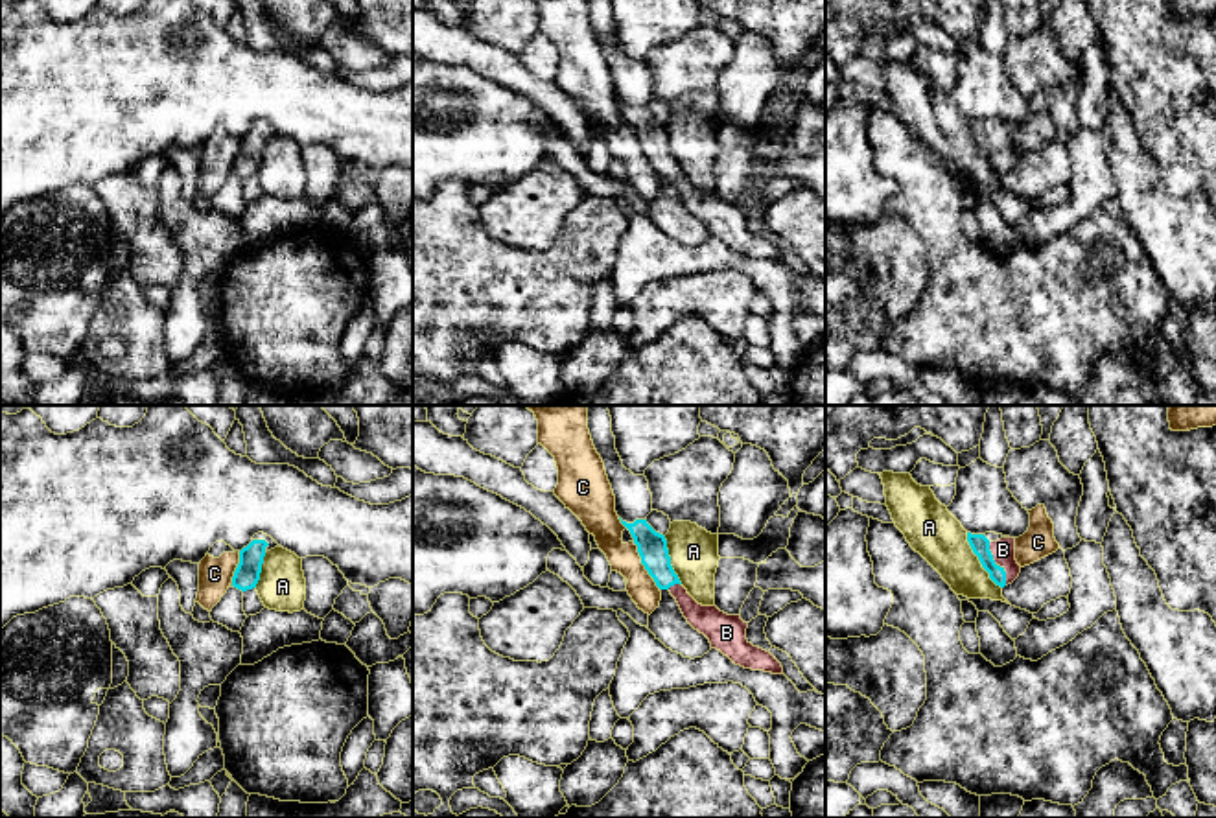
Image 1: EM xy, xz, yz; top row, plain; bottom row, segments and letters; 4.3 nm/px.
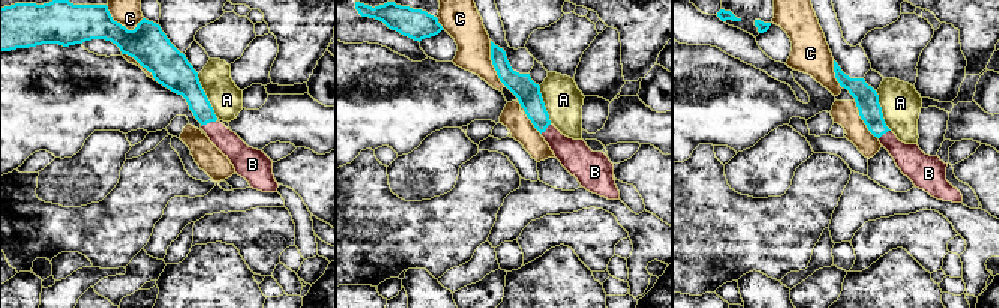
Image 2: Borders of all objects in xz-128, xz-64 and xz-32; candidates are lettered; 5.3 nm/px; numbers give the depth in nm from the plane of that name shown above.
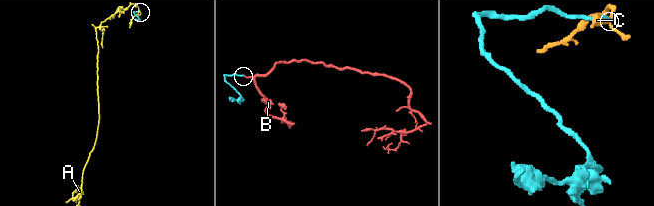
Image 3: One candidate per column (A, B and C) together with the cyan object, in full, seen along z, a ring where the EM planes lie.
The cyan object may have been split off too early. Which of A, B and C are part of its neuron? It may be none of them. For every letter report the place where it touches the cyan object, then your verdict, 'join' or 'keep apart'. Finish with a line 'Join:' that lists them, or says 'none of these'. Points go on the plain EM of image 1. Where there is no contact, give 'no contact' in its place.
A: yz (979, 146) | keep apart
B: yz (995, 151) | join
C: xz (643, 151) | keep apart
Join: B

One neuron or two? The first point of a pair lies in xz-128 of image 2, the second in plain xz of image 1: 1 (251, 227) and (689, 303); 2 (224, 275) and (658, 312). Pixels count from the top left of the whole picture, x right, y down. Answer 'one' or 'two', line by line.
1: one
2: two

